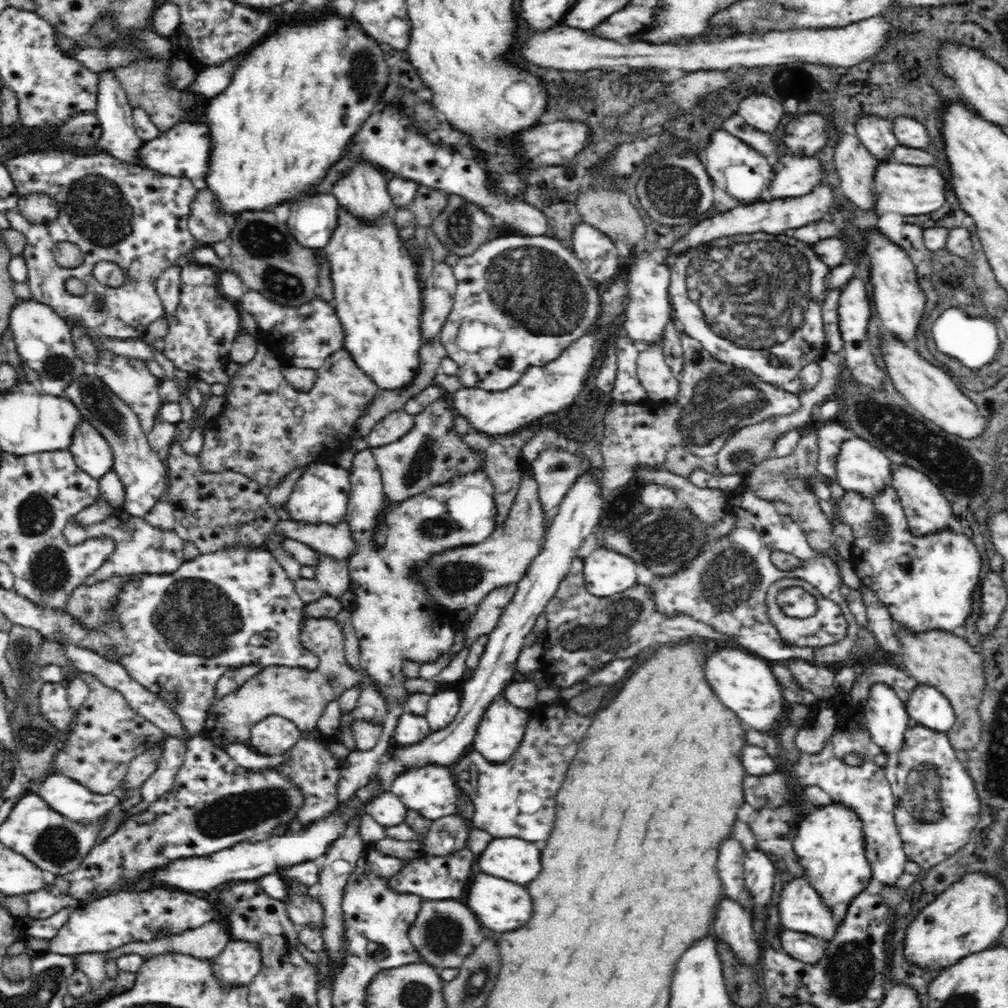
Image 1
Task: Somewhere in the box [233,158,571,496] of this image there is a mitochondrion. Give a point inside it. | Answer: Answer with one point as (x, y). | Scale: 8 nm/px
(457, 230)

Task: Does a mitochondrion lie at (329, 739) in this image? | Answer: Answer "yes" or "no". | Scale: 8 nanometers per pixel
no

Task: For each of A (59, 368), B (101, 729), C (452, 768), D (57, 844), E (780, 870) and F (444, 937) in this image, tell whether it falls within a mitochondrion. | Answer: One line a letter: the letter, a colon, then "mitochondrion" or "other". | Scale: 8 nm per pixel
A: mitochondrion
B: other
C: other
D: mitochondrion
E: other
F: mitochondrion

